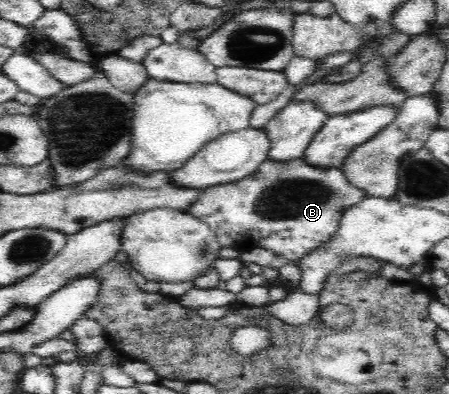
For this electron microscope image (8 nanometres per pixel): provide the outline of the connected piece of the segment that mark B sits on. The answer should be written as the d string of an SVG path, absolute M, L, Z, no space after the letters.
M270 158L262 163L257 171L235 183L208 187L198 193L185 211L197 218L205 220L218 233L224 247L235 247L241 252L264 248L278 255L289 257L293 263L299 261L309 251L317 249L325 243L335 229L343 210L365 195L351 187L343 177L340 169L326 171L309 167L302 159L287 163L277 163Z

